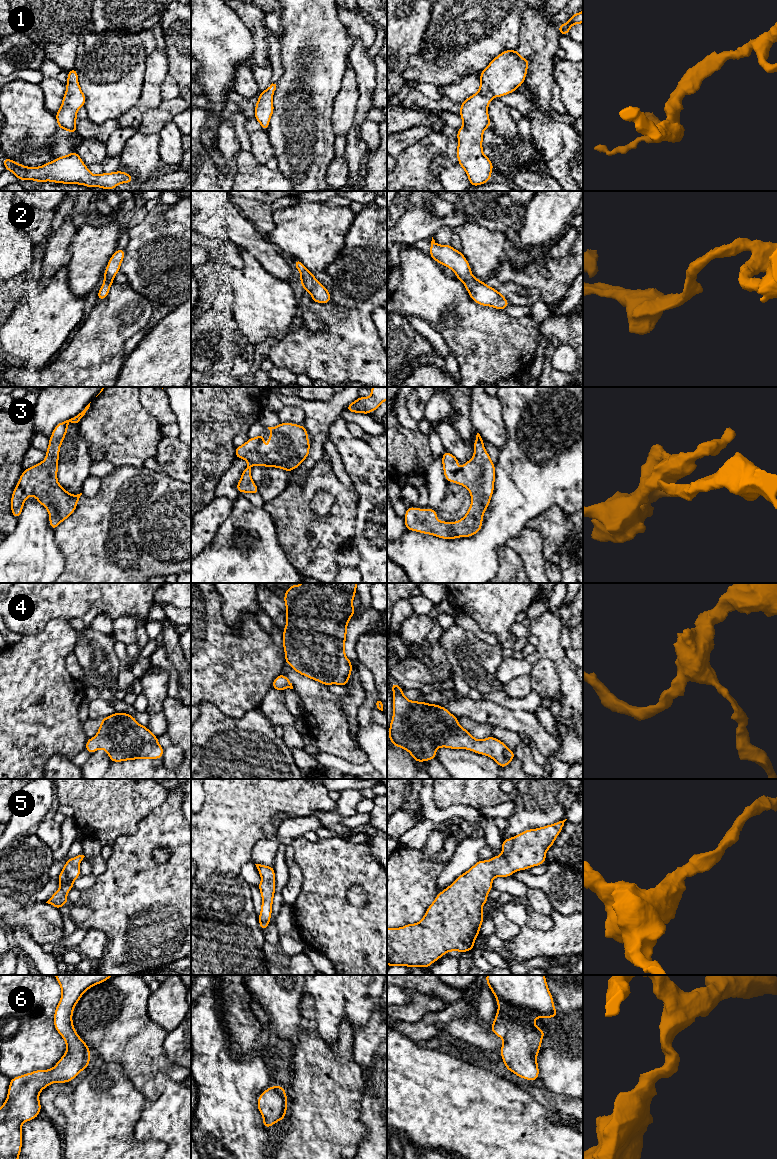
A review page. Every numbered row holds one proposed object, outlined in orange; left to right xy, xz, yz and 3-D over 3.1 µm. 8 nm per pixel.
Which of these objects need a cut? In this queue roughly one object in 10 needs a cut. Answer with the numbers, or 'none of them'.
none of them

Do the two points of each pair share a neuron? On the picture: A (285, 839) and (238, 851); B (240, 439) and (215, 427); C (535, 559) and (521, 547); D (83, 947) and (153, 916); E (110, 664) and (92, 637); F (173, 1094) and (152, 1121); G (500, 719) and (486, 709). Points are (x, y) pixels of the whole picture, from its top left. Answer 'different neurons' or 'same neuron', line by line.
A: different neurons
B: different neurons
C: same neuron
D: different neurons
E: same neuron
F: same neuron
G: same neuron

